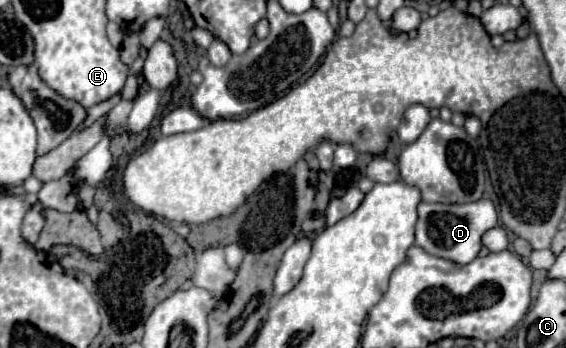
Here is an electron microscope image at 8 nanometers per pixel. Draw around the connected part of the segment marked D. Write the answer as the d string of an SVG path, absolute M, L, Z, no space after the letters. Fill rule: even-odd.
M482 197L470 203L422 203L418 207L418 223L416 223L416 245L422 247L426 253L456 261L466 265L474 261L480 253L482 235L494 227L498 227L498 213L492 199Z

